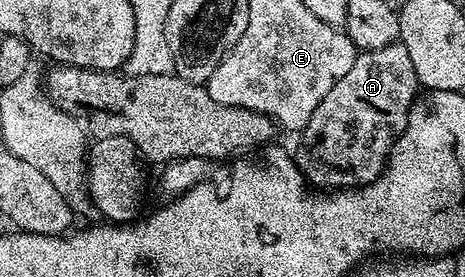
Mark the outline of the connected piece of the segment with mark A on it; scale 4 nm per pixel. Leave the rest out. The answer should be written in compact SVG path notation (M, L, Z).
M398 42L383 46L383 50L357 55L355 66L351 66L351 70L347 70L347 74L343 74L343 78L339 78L331 90L327 90L327 98L315 106L307 126L299 133L301 149L295 152L295 159L306 181L317 190L352 190L372 184L384 172L389 151L407 126L409 107L418 95L415 65L411 62L411 54L407 54L407 46Z

